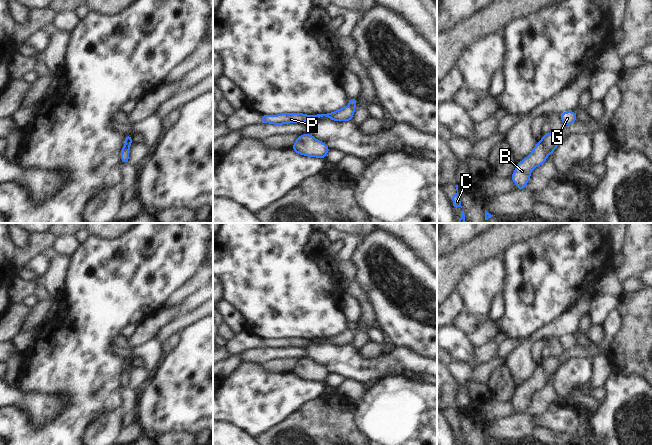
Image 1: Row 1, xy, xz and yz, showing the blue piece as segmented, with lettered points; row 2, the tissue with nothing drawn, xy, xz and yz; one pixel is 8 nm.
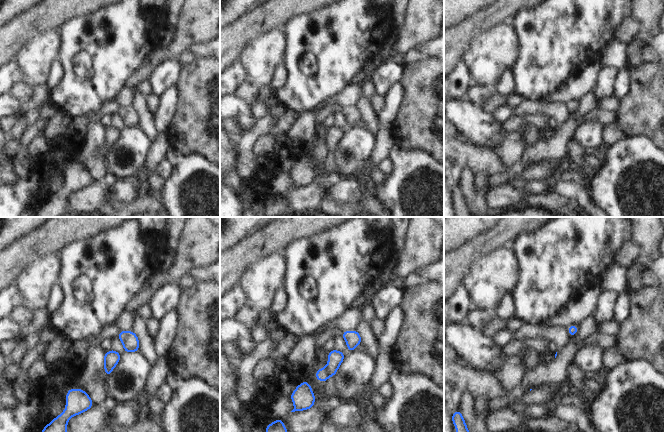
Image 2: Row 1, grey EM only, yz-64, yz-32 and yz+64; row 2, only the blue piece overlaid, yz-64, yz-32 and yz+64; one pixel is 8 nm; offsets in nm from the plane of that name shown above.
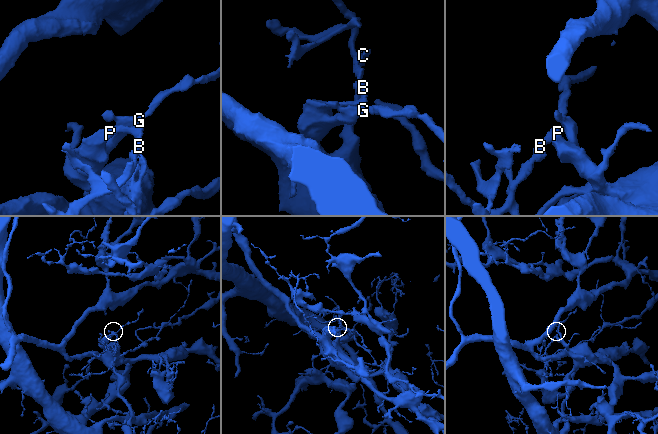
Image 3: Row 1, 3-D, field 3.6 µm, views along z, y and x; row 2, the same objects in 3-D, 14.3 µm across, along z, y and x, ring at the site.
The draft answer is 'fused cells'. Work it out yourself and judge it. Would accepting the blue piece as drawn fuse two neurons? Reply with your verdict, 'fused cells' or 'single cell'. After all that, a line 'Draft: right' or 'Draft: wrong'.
fused cells
Draft: right

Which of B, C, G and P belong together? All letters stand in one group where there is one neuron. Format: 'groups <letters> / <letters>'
groups B / C G P

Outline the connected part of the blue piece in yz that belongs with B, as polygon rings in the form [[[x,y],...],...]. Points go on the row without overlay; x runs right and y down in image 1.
[[[536,367],[533,375],[522,385],[517,387],[517,390],[511,400],[513,406],[518,410],[518,414],[524,414],[529,406],[532,394],[536,390],[542,389],[547,384],[547,376],[543,372],[543,368]]]

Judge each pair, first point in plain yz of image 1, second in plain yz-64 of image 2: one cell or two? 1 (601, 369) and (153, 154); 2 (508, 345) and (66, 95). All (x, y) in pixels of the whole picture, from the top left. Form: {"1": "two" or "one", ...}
{"1": "one", "2": "two"}

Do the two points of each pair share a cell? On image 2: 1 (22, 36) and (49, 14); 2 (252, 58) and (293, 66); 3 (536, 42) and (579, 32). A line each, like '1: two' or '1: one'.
1: one
2: two
3: one

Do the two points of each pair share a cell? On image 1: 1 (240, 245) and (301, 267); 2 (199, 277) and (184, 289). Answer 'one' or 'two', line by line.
1: one
2: one

